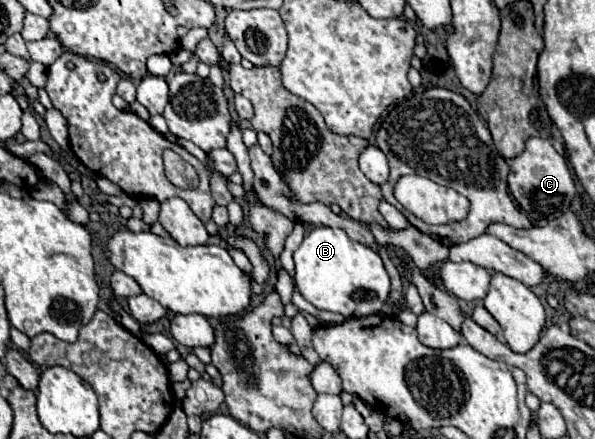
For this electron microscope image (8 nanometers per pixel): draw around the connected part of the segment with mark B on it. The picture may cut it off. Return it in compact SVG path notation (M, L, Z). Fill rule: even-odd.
M314 228L294 252L296 286L300 294L320 310L340 312L344 318L380 314L390 294L390 276L382 258L366 244L348 238L340 228Z

